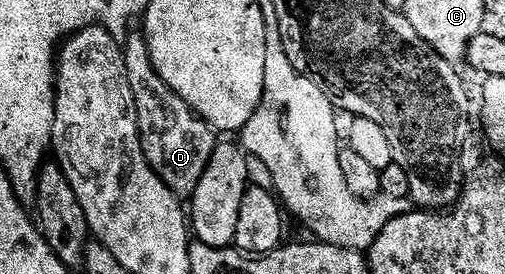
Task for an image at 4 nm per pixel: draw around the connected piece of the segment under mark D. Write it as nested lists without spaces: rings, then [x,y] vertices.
[[[132,31],[126,37],[122,50],[129,86],[135,95],[145,158],[174,196],[190,198],[197,190],[197,182],[201,182],[201,174],[205,174],[205,166],[209,166],[209,158],[213,158],[217,133],[200,116],[195,115],[176,92],[169,90],[161,74],[157,74],[149,54],[147,38],[142,31]]]

